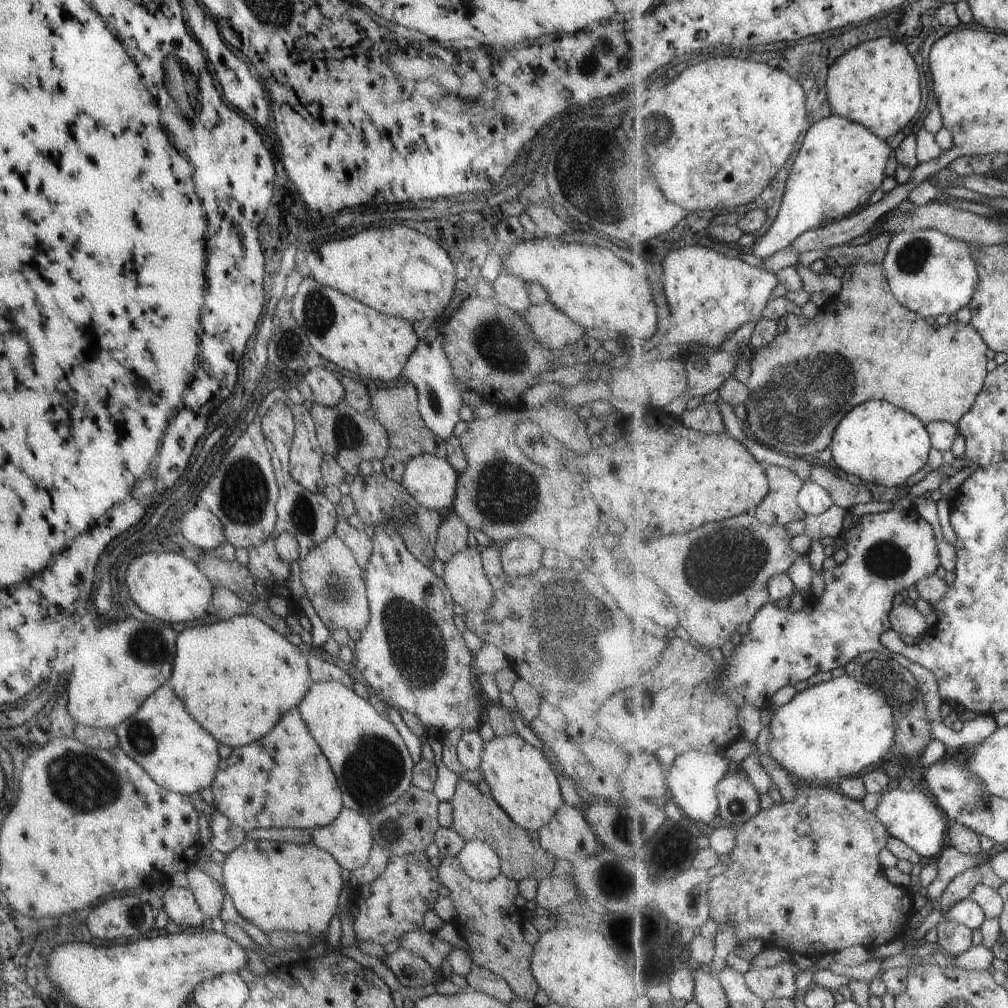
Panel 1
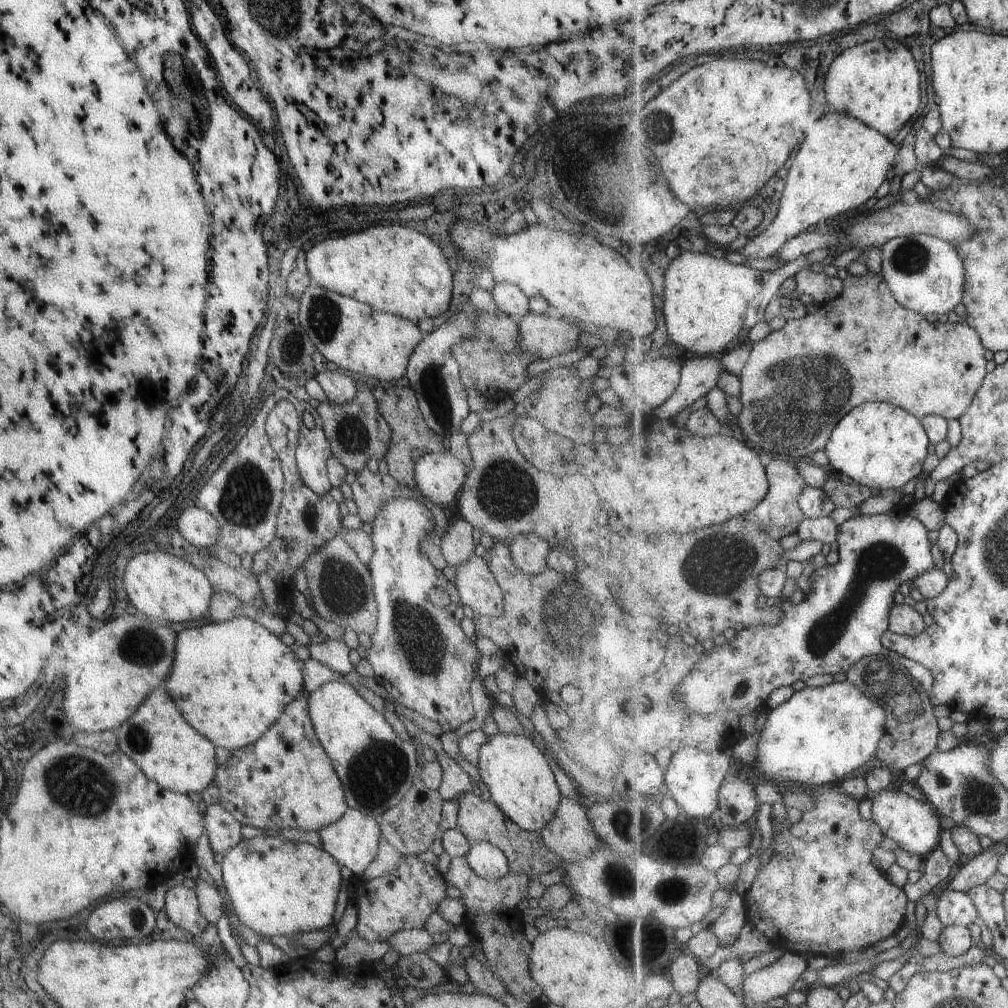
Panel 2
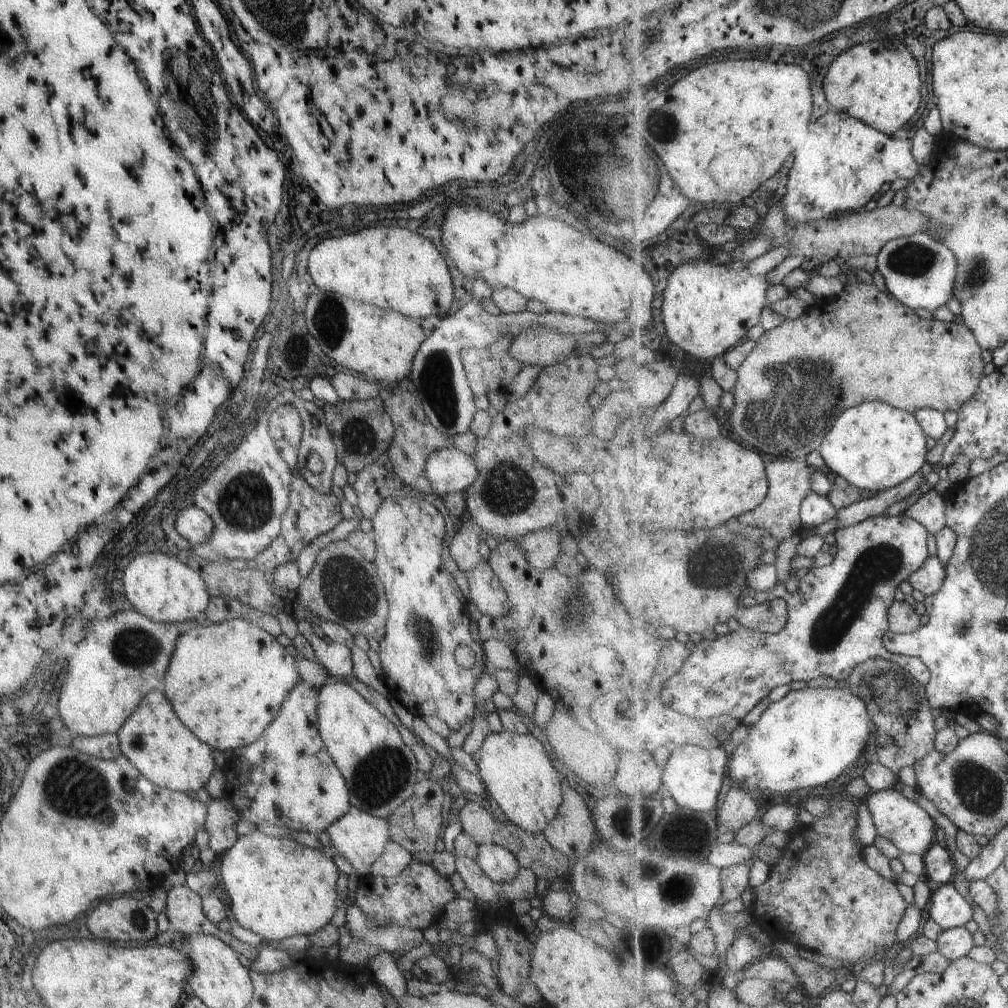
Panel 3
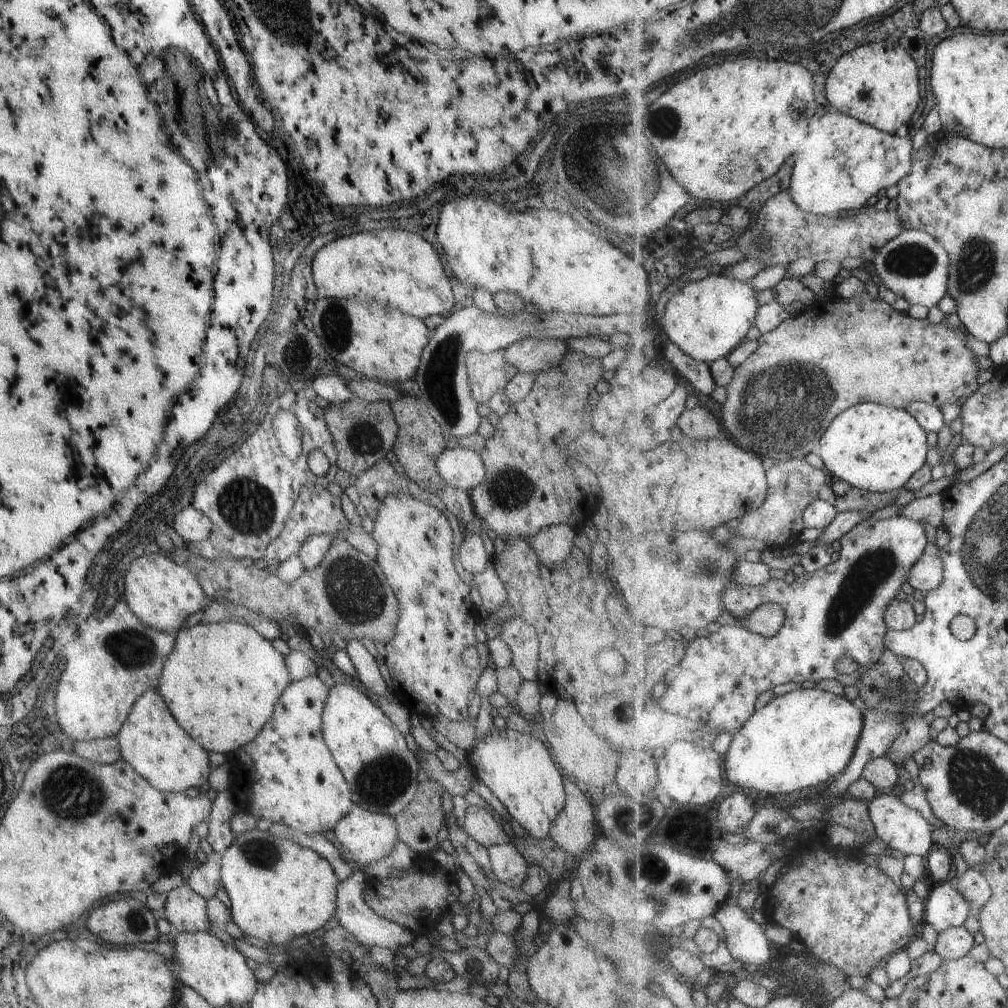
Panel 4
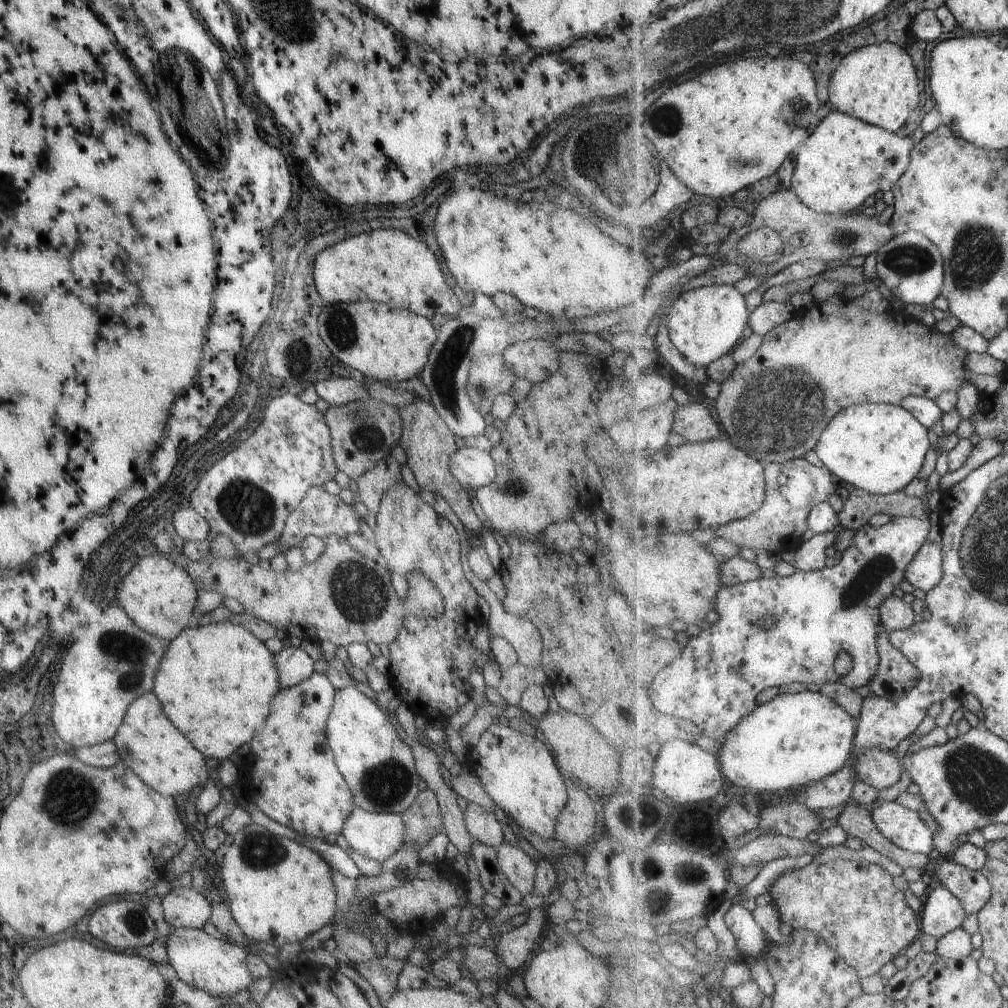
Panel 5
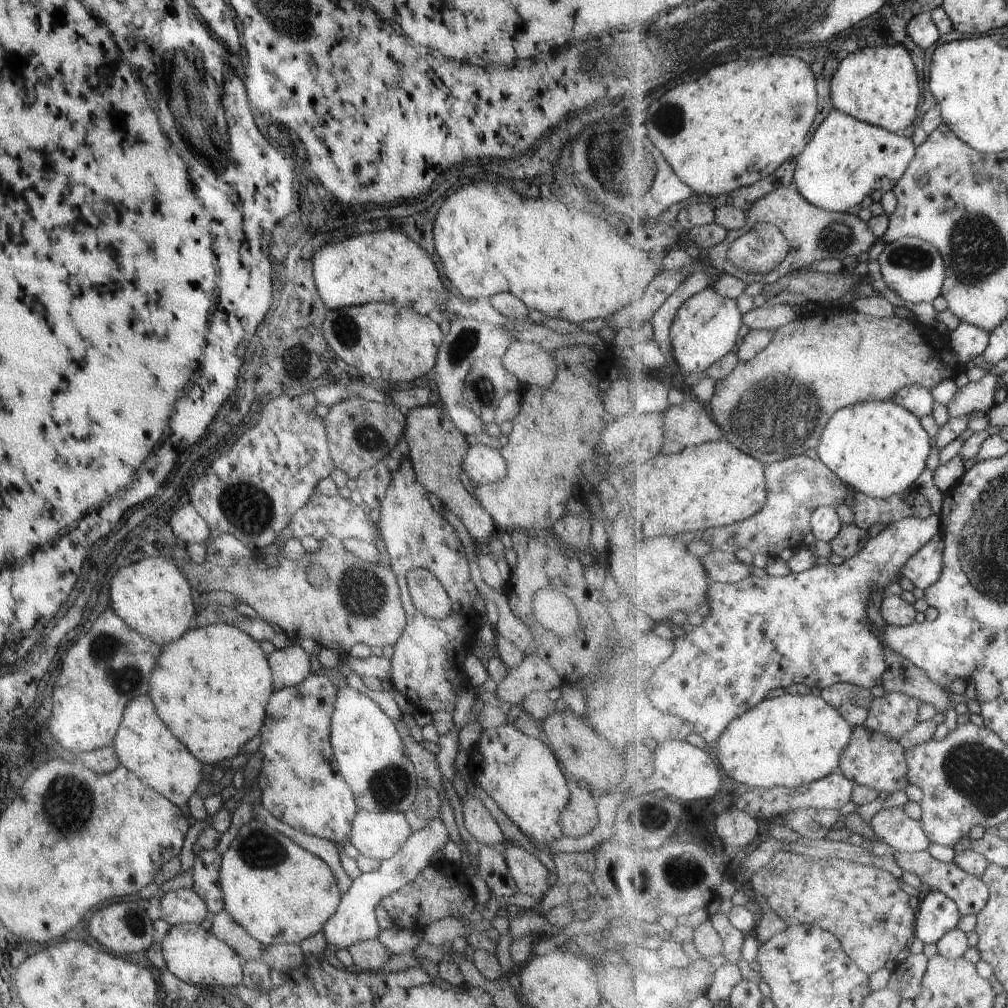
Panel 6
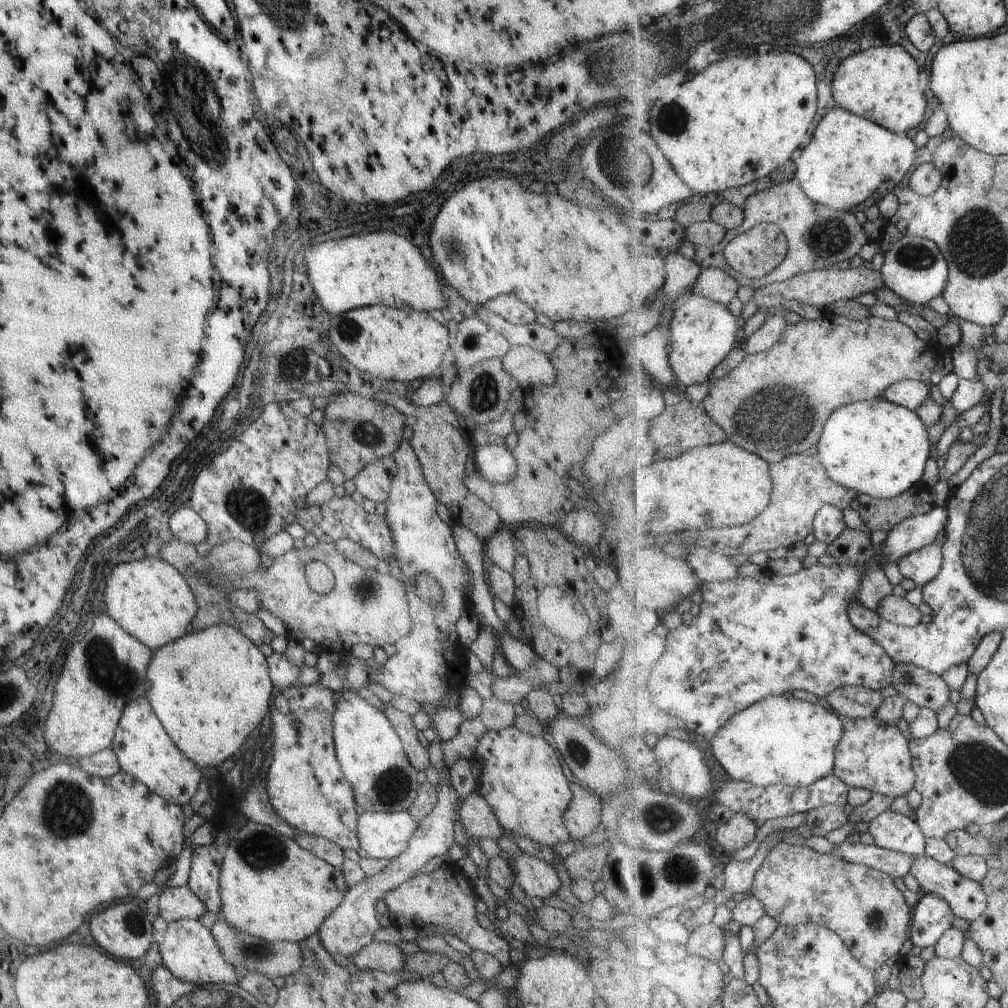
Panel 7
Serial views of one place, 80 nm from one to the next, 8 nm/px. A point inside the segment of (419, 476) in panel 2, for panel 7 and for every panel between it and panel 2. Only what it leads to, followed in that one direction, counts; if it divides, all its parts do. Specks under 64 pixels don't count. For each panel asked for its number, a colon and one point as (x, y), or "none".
3: (448, 471)
4: (462, 469)
5: (471, 468)
6: (483, 465)
7: (495, 463)

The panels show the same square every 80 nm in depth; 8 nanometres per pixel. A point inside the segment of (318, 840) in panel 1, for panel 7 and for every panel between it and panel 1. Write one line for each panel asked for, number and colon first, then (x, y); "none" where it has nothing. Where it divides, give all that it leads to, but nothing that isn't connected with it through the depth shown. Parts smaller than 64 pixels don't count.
2: (352, 840)
3: (360, 837)
4: (364, 836)
5: (376, 836)
6: (378, 836)
7: (381, 835)

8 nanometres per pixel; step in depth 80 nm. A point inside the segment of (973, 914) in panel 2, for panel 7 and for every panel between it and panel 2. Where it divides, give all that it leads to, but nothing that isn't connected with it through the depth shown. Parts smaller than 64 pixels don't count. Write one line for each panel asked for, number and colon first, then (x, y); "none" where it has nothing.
3: (949, 908)
4: (945, 907)
5: (942, 913)
6: (937, 914)
7: (932, 916)

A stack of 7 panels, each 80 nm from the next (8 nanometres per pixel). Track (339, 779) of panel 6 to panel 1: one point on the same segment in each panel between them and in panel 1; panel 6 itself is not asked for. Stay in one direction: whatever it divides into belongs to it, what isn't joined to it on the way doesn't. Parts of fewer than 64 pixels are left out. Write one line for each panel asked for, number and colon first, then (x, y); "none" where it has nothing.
1: (282, 780)
2: (284, 779)
3: (285, 777)
4: (286, 774)
5: (296, 782)

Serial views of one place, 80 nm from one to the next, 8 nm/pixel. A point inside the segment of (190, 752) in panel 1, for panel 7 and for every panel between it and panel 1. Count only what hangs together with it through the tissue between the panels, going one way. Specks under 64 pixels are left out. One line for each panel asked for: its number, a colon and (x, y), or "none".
2: (164, 747)
3: (152, 739)
4: (149, 740)
5: (151, 747)
6: (142, 744)
7: (143, 750)

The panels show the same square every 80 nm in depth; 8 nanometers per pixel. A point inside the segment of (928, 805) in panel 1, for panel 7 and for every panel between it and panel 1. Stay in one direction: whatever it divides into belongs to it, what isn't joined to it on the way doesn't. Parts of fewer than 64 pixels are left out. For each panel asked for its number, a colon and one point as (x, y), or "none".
2: (915, 826)
3: (904, 823)
4: (900, 827)
5: (905, 827)
6: (899, 831)
7: (898, 832)

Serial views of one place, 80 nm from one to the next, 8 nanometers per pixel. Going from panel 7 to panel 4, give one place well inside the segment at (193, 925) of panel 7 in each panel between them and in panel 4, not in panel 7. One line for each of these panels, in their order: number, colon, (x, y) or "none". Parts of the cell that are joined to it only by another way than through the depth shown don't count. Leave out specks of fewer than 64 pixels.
4: (217, 972)
5: (215, 966)
6: (192, 954)

